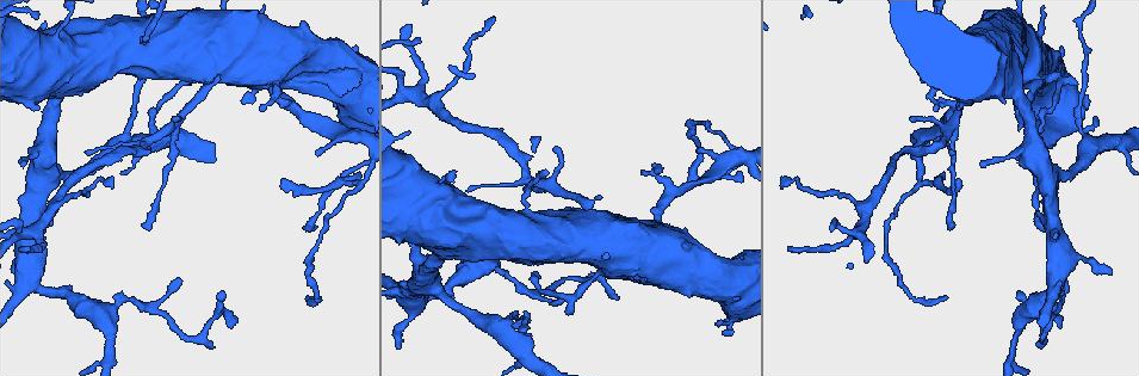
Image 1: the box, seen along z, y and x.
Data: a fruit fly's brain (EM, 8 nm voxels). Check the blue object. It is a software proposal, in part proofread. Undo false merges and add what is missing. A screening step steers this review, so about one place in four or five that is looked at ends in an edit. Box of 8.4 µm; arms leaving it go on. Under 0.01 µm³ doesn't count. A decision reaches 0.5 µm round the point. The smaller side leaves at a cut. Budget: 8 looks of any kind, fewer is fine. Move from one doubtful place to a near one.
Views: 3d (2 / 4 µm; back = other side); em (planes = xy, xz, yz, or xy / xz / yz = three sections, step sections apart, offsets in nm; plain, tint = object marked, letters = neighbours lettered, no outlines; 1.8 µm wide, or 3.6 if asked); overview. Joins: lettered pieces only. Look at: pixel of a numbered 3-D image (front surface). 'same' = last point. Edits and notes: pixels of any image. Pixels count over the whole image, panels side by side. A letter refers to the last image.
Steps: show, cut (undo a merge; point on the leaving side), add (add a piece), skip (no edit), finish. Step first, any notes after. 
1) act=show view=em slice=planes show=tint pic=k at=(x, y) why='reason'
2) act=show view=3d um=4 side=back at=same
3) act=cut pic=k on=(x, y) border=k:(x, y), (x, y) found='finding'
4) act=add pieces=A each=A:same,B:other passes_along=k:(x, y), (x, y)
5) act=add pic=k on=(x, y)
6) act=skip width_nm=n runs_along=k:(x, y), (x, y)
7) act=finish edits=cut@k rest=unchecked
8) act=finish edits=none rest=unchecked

act=show view=3d um=4 pic=1 at=(952, 124) why='three-way junction'

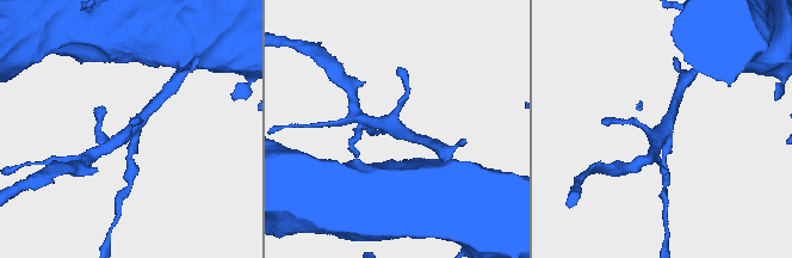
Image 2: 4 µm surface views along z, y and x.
act=show view=em slice=planes show=letters pic=2 at=(667, 131)

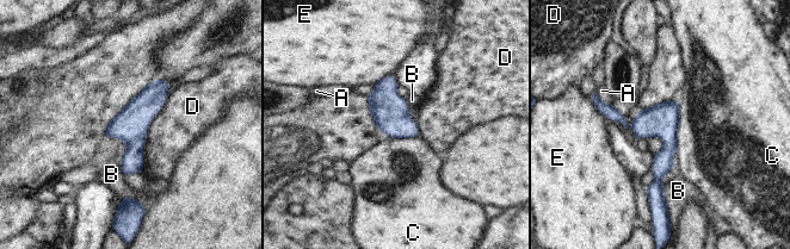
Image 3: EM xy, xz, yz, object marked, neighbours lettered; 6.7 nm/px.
act=skip each=A:other,B:other,C:other,D:other,E:other border=3:(678, 100), (679, 120), (676, 148) found='one neuron here'

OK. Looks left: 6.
act=show view=em um=3.6 slice=planes show=tint pic=1 at=(145, 43) why='abrupt turn'

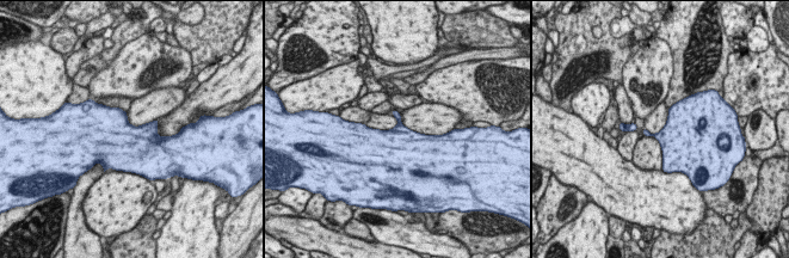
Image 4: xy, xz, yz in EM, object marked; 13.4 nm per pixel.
act=show view=em um=3.6 slice=planes show=letters at=same

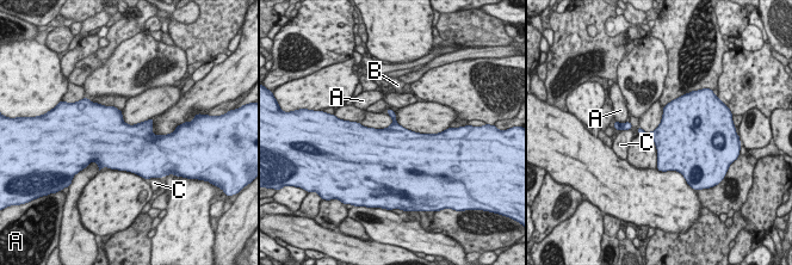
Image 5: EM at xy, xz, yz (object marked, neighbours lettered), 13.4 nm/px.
act=skip width_nm=460 each=A:other,B:other,C:other border=5:(631, 128), (620, 130) found='one neuron here'

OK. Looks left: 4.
act=show view=3d um=4 side=back pic=1 at=(938, 127) why='branch point'

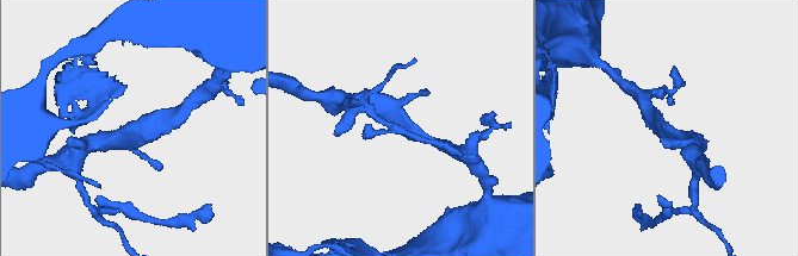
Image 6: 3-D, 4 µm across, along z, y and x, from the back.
act=show view=em slice=xz step=4 show=tint pic=6 at=(414, 132)

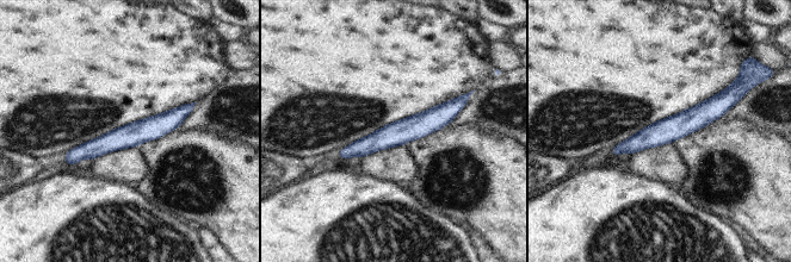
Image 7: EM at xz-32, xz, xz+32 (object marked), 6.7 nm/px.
act=show view=em slice=planes show=letters at=same why='another direction'

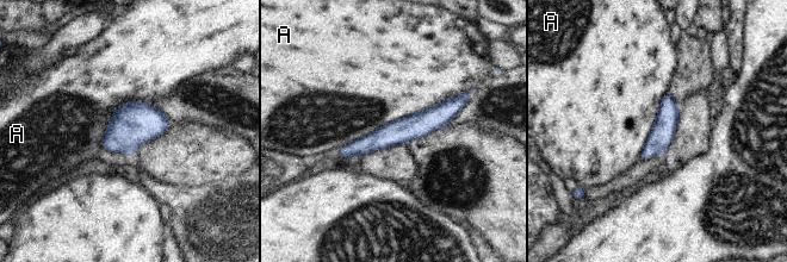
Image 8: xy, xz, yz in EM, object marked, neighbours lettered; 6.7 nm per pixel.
act=skip longest_contact=A:950nm each=A:other runs_along=8:(459, 104), (434, 118), (341, 151) found='all the same neuron'

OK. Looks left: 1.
act=finish edits=none rest=unchecked

